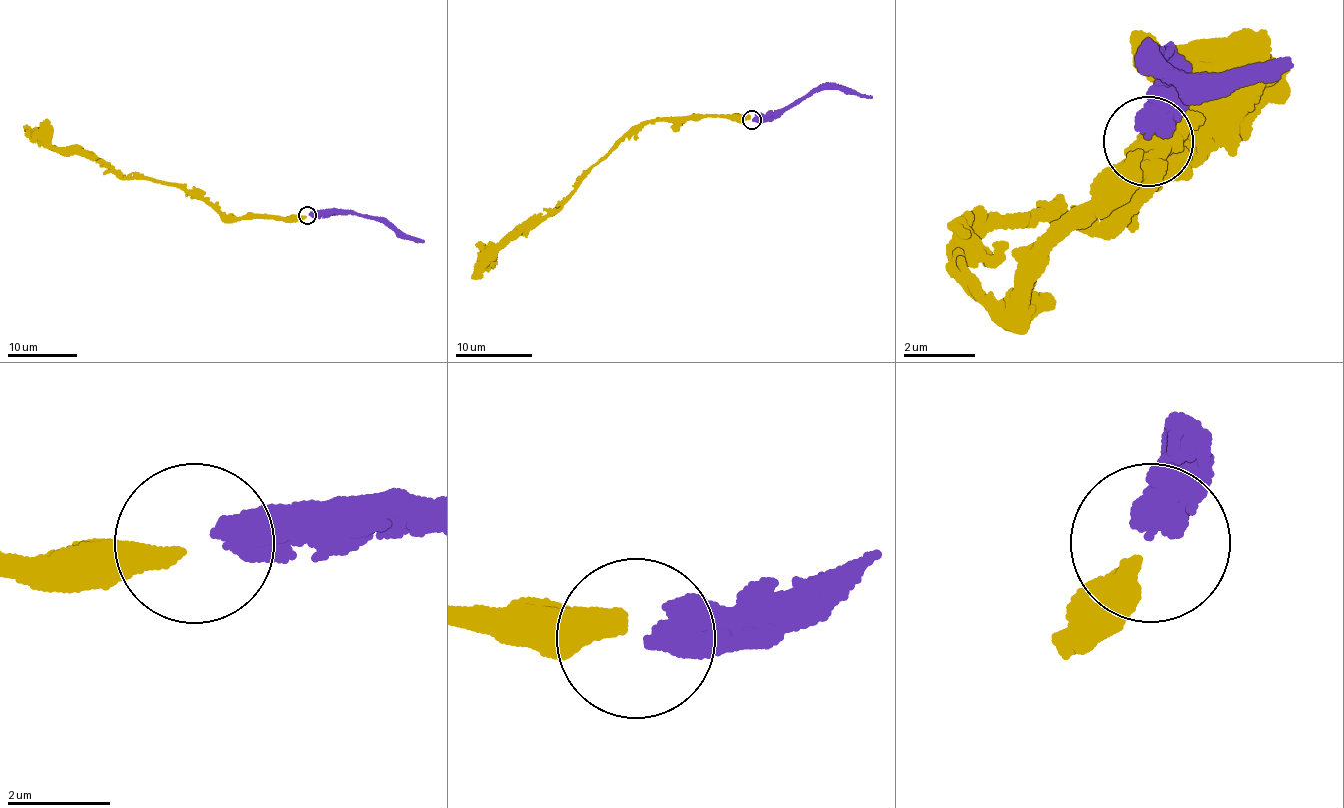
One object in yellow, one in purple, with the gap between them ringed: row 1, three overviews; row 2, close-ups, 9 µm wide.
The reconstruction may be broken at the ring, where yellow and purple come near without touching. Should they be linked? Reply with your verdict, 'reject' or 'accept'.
reject

